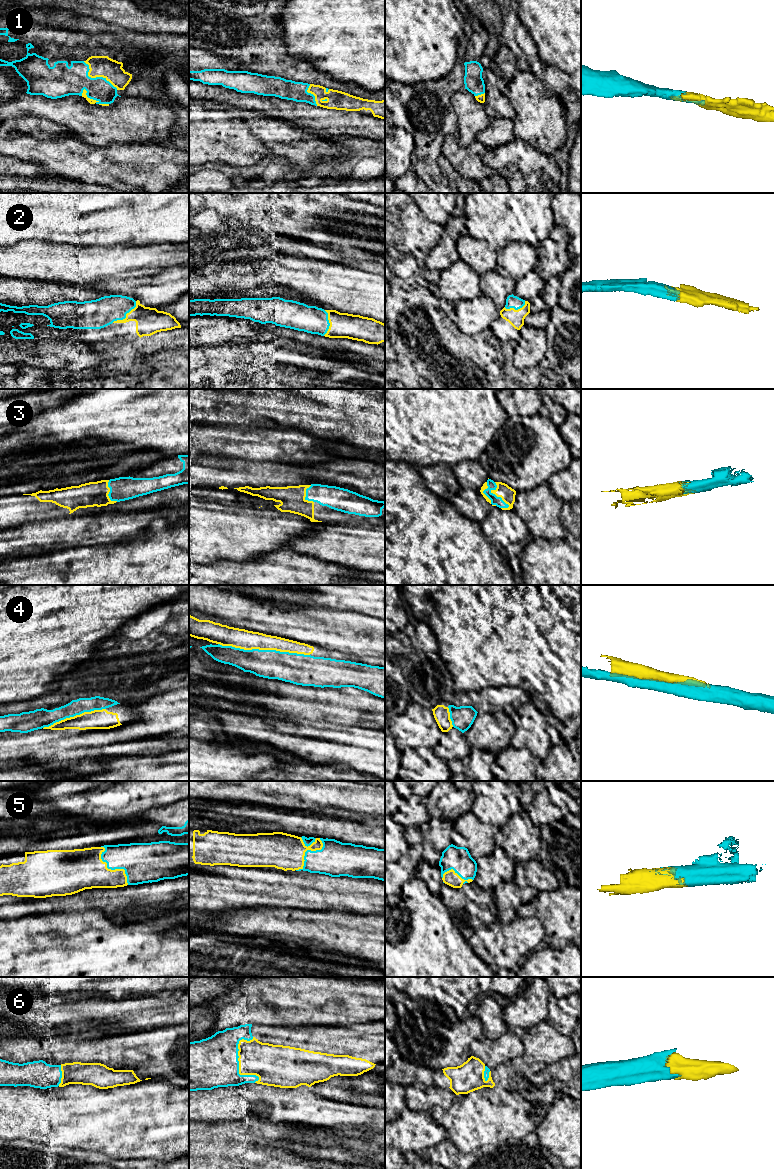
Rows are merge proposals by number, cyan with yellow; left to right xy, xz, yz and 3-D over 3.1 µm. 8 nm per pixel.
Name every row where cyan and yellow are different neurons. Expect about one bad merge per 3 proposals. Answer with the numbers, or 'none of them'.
none of them

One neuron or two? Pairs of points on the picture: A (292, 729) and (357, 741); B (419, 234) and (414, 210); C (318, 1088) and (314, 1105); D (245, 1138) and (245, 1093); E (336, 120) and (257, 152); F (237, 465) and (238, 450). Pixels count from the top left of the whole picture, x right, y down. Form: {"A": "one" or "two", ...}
{"A": "one", "B": "one", "C": "two", "D": "two", "E": "two", "F": "two"}

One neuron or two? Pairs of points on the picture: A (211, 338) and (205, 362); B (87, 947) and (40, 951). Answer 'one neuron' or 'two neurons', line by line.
A: two neurons
B: one neuron

